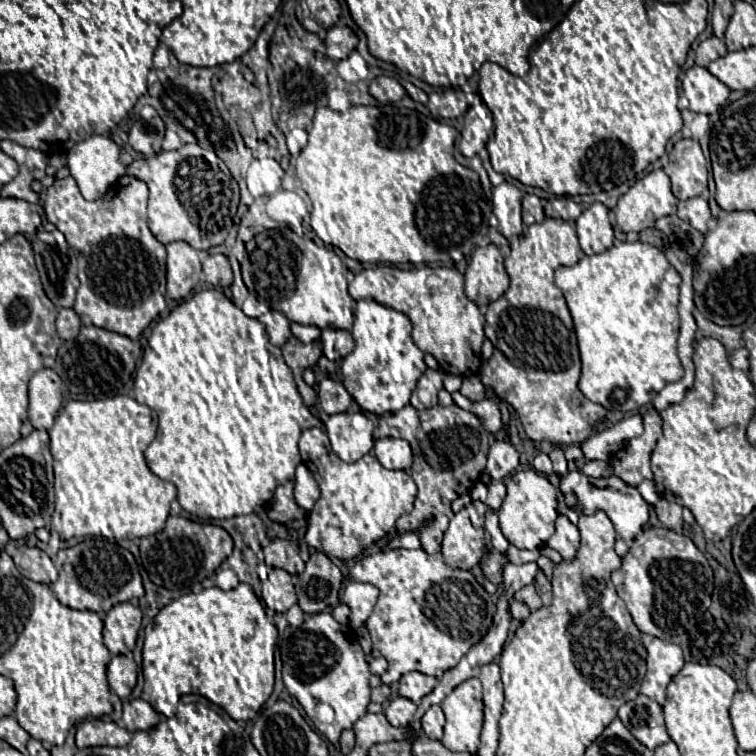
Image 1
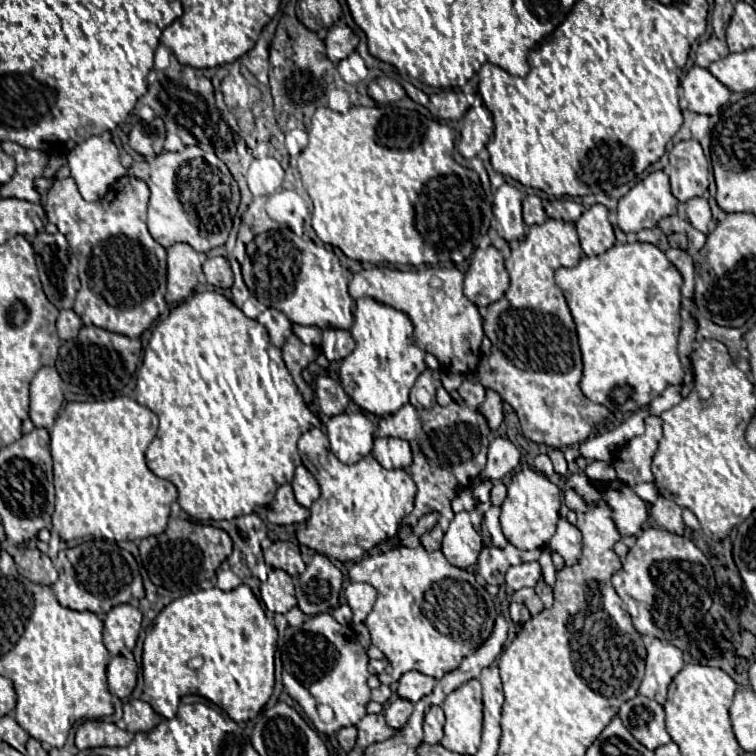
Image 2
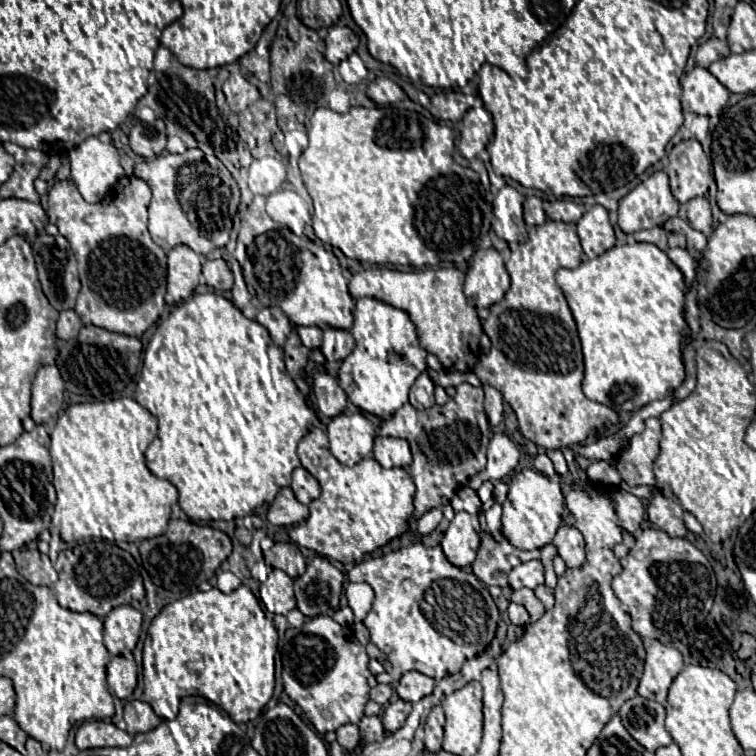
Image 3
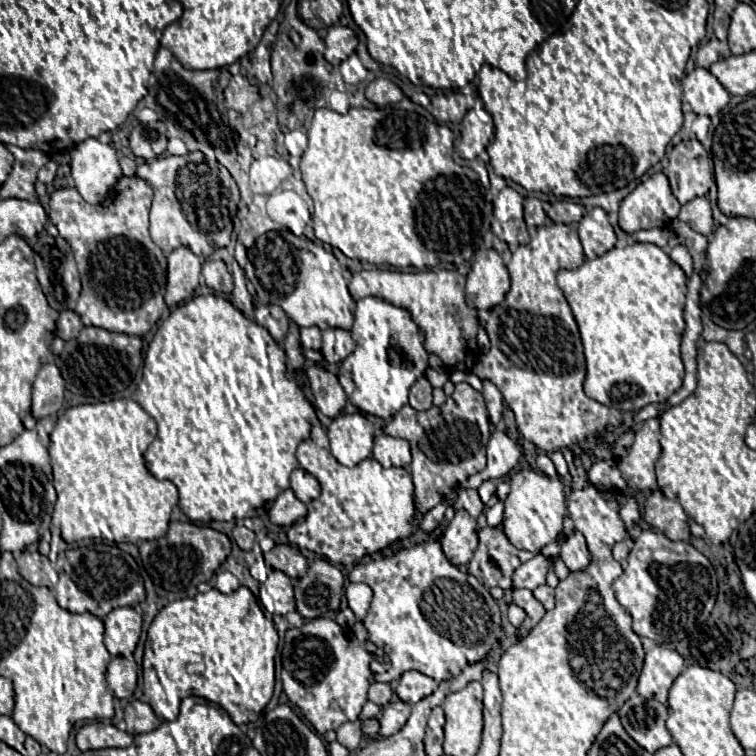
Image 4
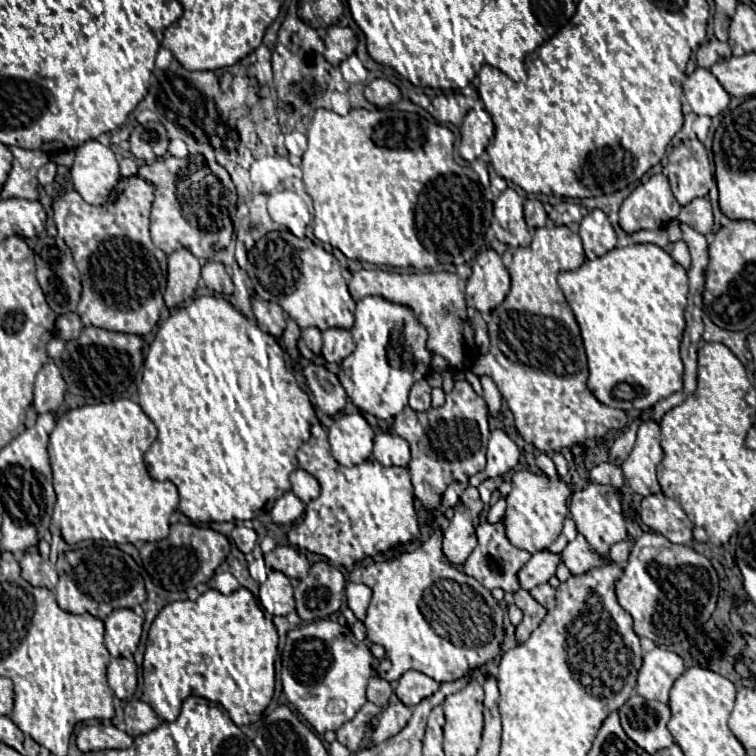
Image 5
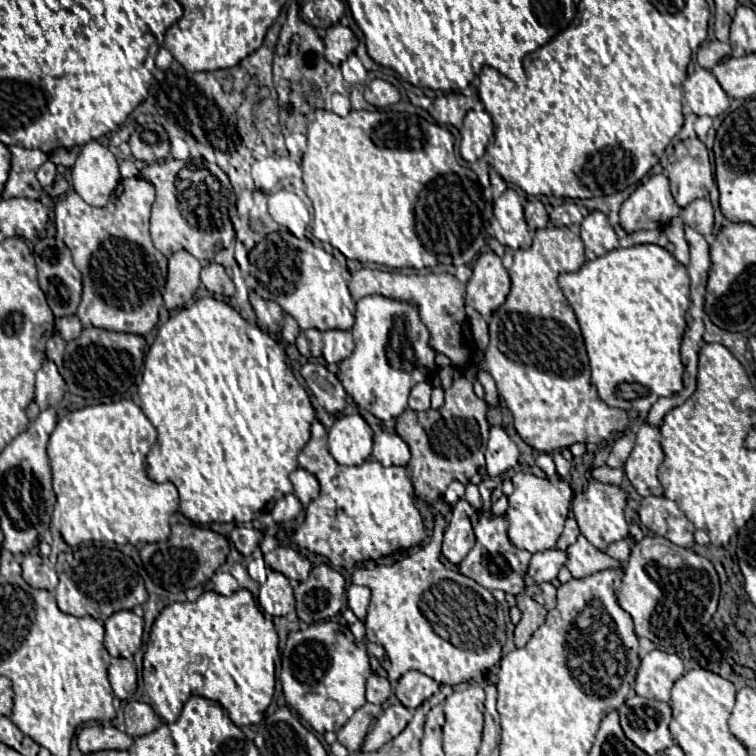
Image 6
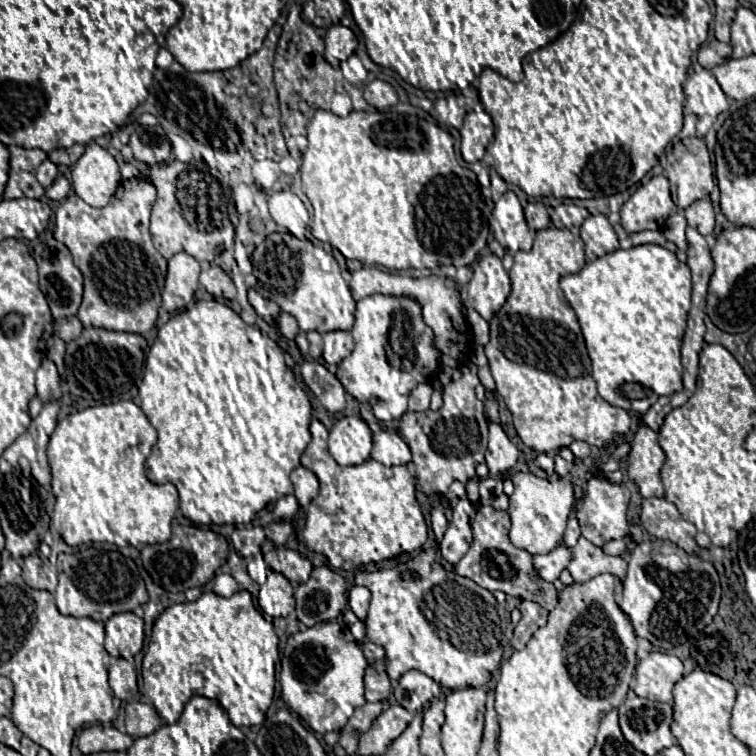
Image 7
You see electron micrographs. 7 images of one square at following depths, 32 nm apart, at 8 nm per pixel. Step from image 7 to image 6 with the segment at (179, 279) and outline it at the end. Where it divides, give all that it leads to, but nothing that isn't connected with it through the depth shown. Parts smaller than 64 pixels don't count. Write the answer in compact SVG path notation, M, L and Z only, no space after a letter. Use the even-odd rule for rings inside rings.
M178 250L168 258L168 278L164 304L168 310L186 306L200 284L200 262L186 250Z

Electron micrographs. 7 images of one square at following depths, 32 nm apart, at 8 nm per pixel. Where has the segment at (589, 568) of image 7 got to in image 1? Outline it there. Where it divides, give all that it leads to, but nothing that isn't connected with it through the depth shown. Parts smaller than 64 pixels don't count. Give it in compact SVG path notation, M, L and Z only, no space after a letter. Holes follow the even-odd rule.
M558 514L558 518L556 518L556 532L550 536L550 540L546 544L550 548L558 550L564 560L572 560L576 550L578 550L578 544L580 544L578 528L564 514Z

